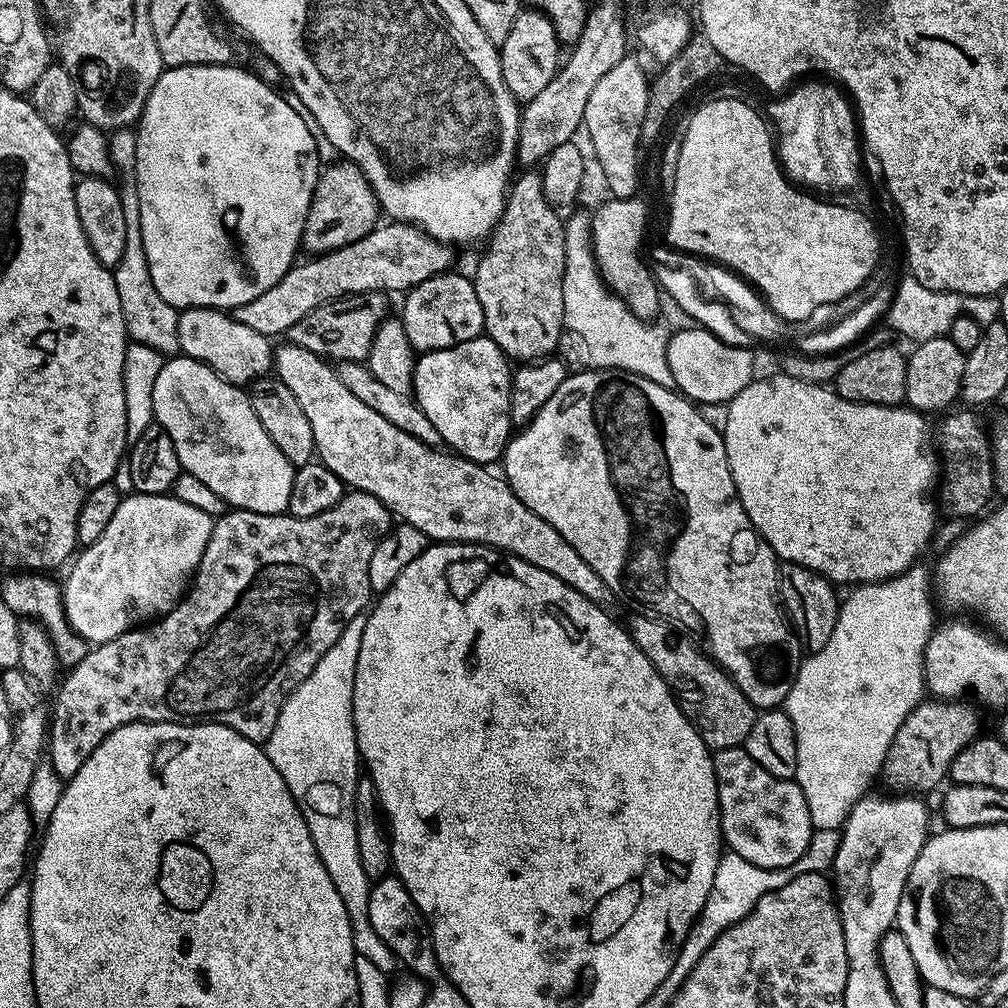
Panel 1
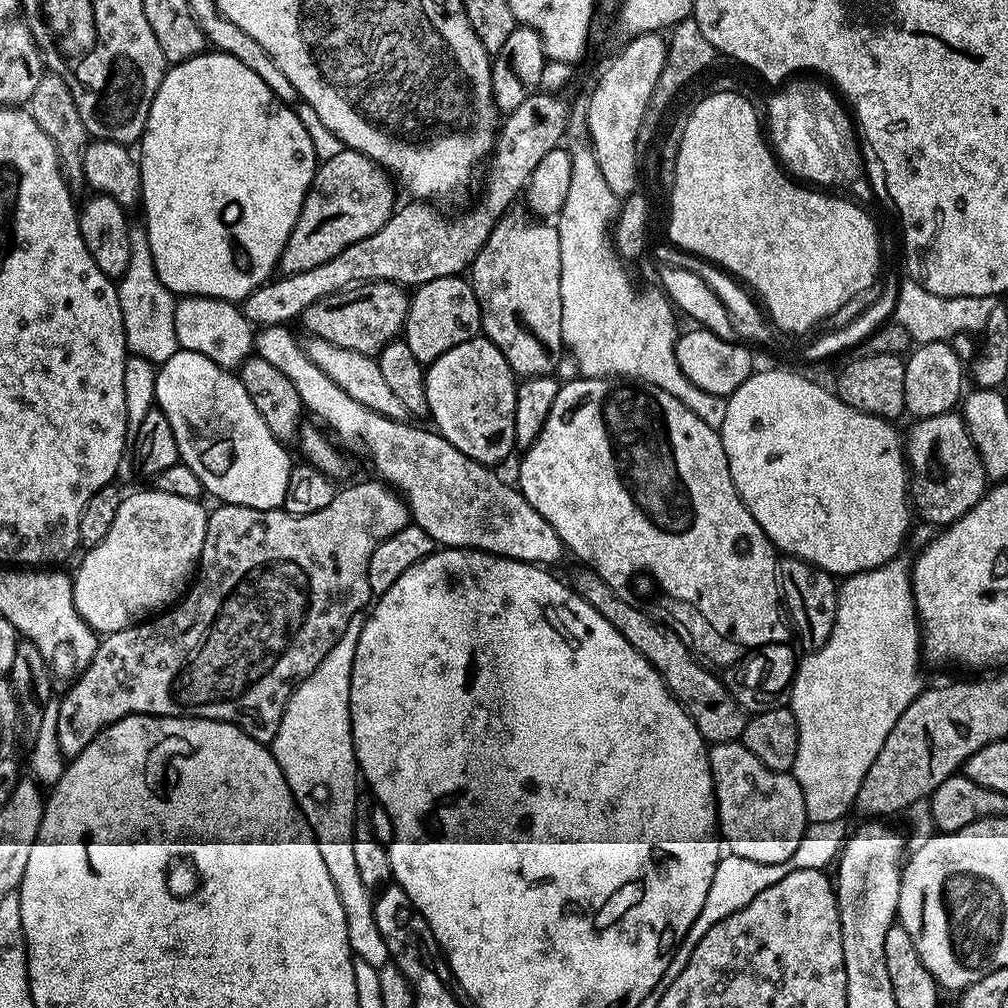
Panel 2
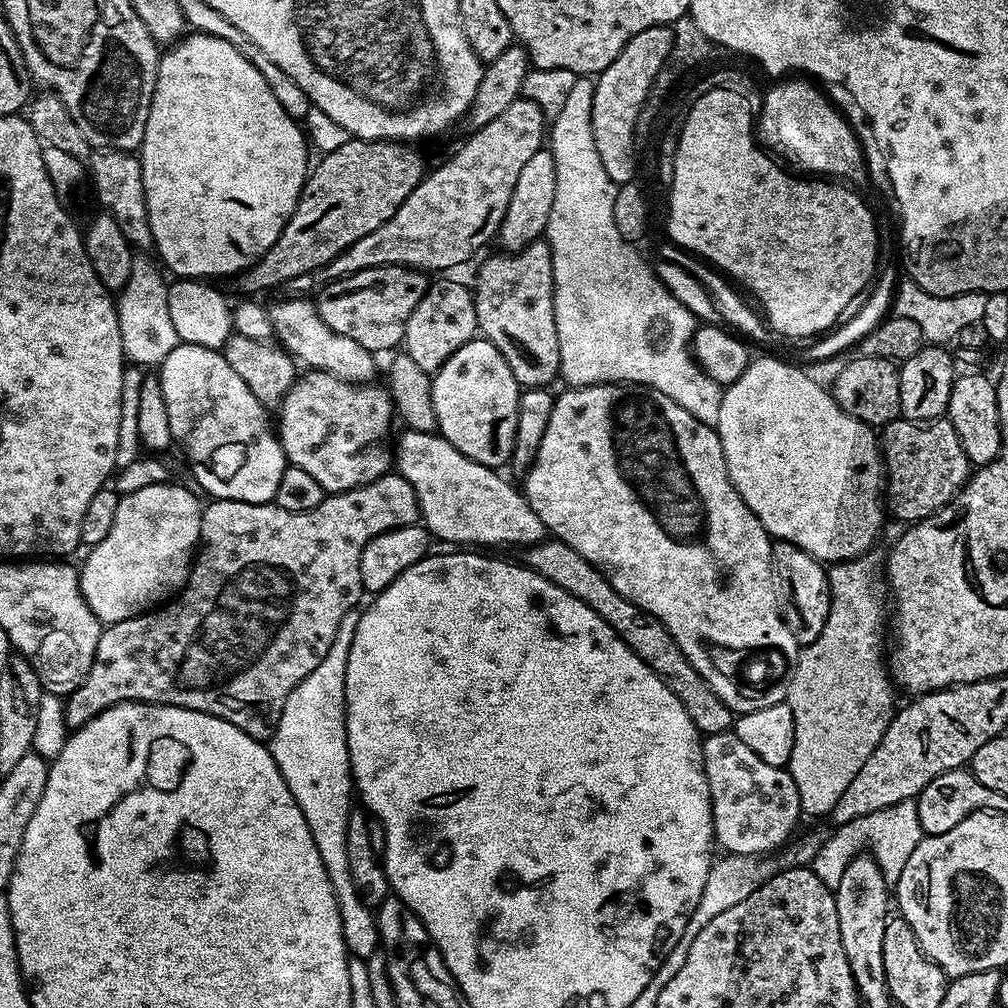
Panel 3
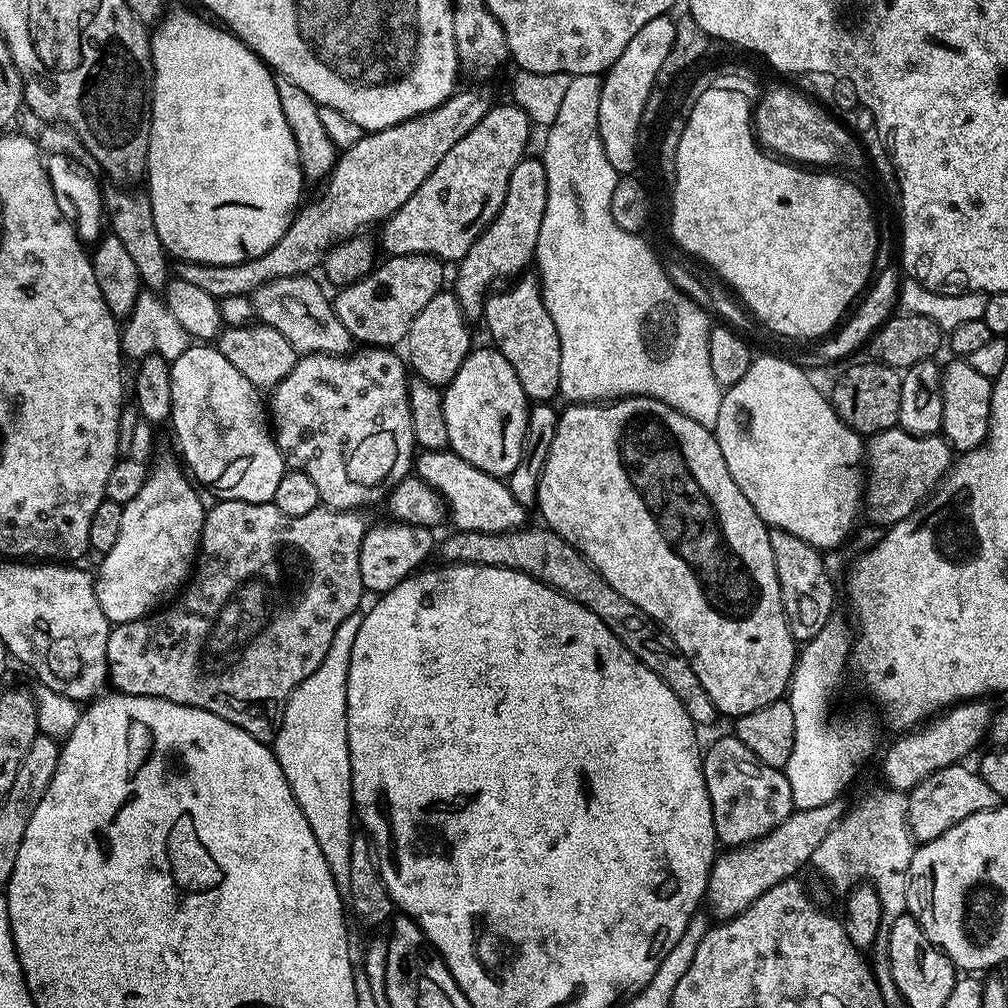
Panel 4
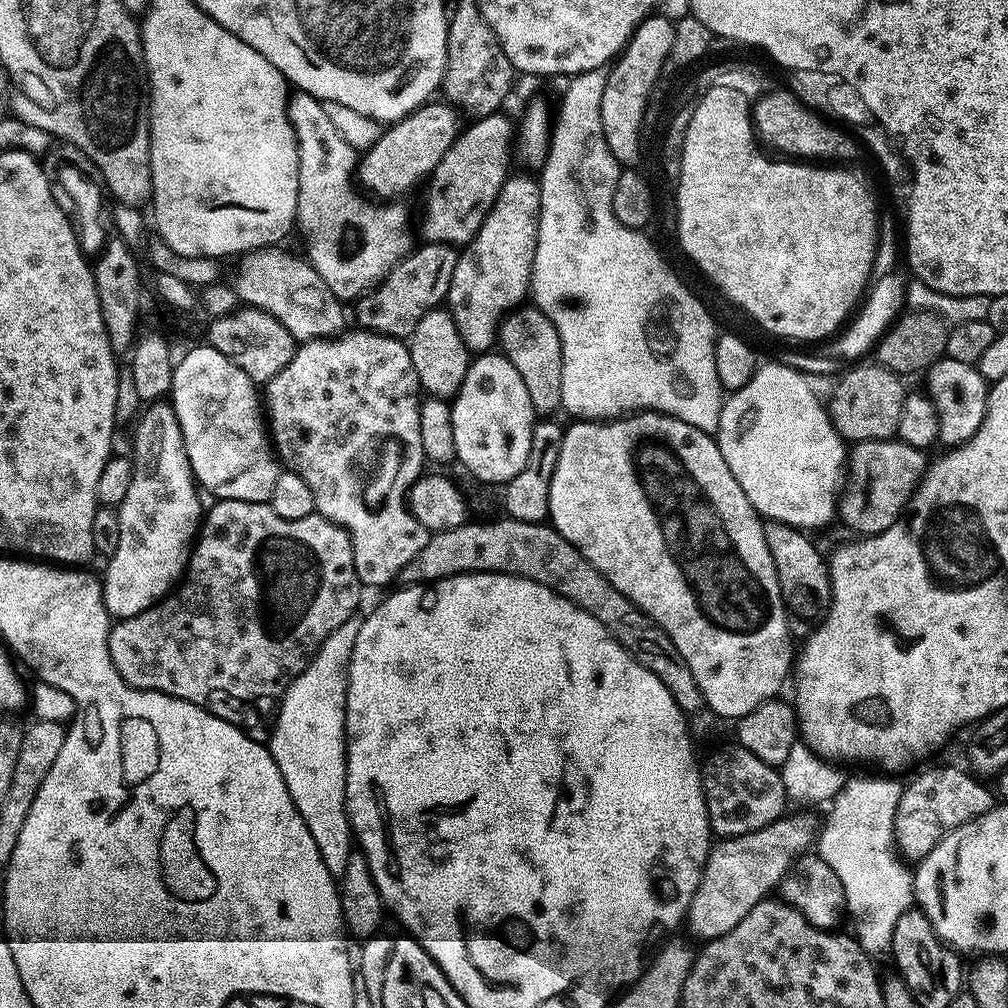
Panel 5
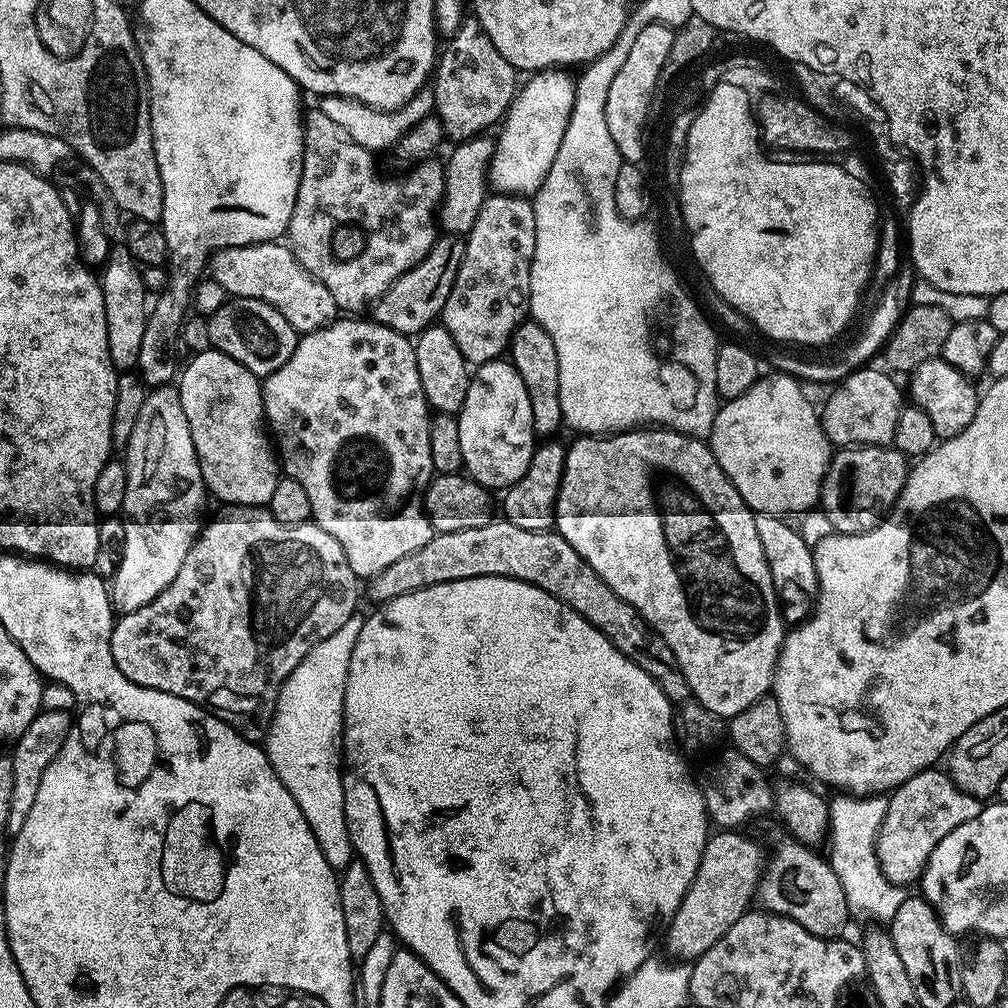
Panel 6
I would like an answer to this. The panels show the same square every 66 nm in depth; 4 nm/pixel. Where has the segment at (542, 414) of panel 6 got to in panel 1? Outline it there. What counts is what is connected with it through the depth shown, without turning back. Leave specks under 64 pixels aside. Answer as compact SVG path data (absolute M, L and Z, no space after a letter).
M524 170L513 179L508 190L504 213L486 241L484 253L476 264L476 276L471 282L476 287L478 302L482 302L484 332L512 362L531 362L551 357L560 344L560 328L565 327L562 302L562 278L566 270L565 221L546 198L544 177L539 171Z

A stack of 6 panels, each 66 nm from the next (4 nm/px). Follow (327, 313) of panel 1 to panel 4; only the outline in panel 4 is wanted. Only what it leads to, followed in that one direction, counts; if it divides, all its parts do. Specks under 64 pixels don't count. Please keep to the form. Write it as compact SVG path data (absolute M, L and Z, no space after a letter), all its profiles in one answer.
M413 252L406 256L388 256L385 261L385 264L377 263L361 280L343 285L337 291L340 293L334 296L338 322L346 326L353 341L364 346L403 345L418 310L422 310L422 306L445 287L445 265L434 256Z

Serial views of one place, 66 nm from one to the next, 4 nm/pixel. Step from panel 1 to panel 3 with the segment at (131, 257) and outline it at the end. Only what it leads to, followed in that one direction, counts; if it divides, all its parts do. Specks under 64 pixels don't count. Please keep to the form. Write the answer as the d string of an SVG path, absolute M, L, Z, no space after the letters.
M144 256L132 261L130 279L117 297L119 333L125 359L136 366L157 367L169 357L170 352L180 343L178 332L170 317L168 284L157 268Z

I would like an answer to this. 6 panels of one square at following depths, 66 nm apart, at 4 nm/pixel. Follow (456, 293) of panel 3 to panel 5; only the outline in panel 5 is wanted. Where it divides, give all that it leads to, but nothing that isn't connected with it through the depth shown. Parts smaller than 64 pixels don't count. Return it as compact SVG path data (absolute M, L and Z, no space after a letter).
M440 306L431 308L414 326L407 346L412 355L421 389L428 396L441 398L455 396L462 386L462 378L466 378L470 353L458 334L458 326L454 322L452 313Z

